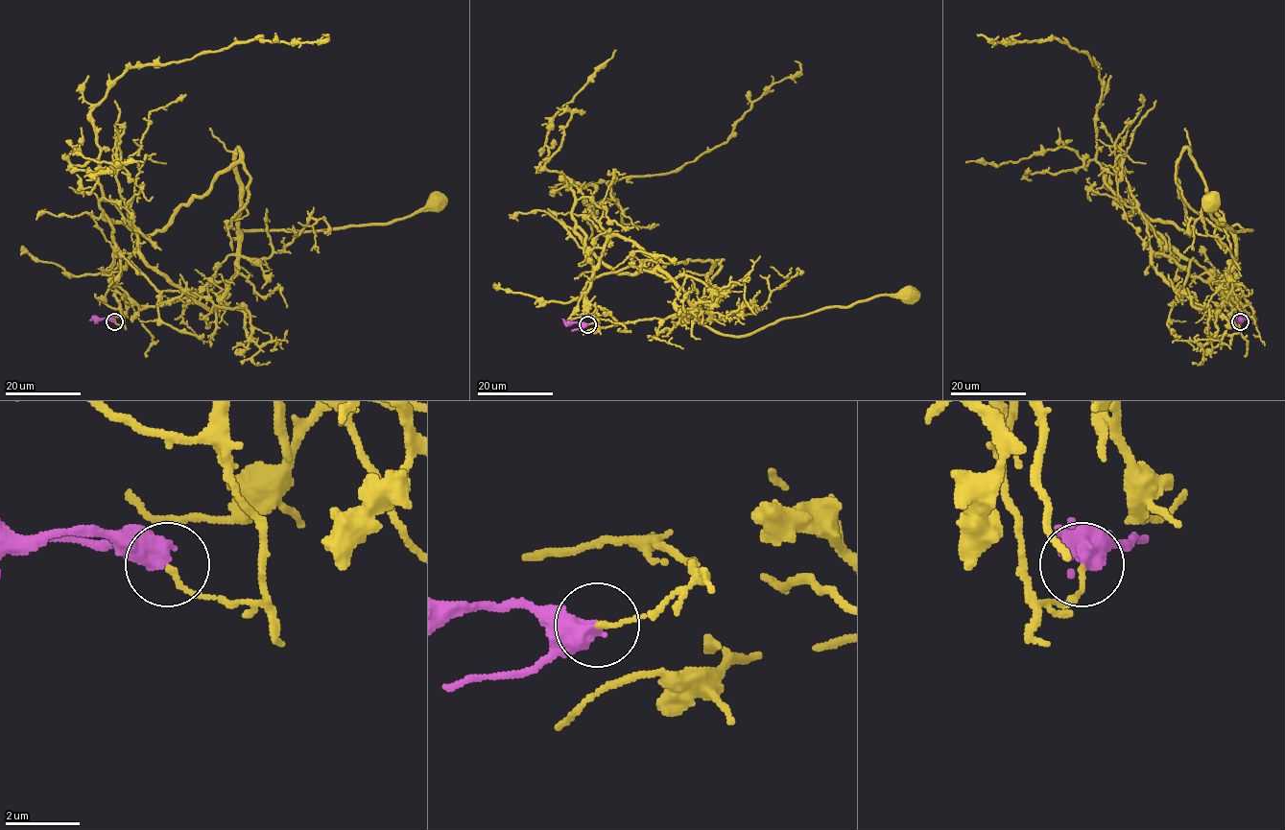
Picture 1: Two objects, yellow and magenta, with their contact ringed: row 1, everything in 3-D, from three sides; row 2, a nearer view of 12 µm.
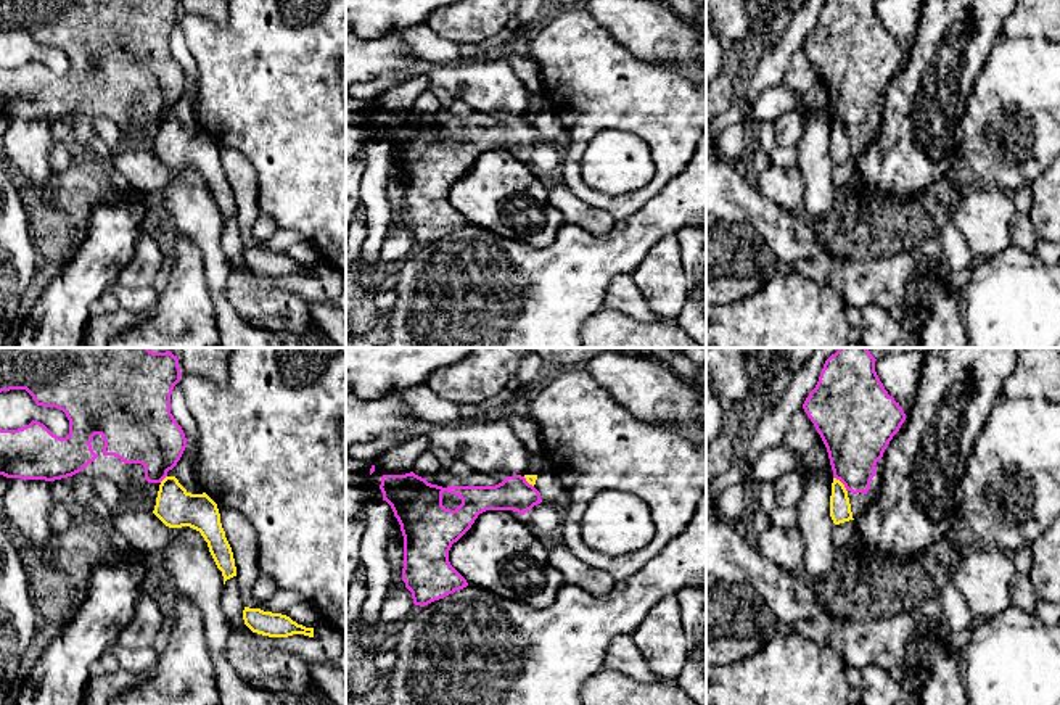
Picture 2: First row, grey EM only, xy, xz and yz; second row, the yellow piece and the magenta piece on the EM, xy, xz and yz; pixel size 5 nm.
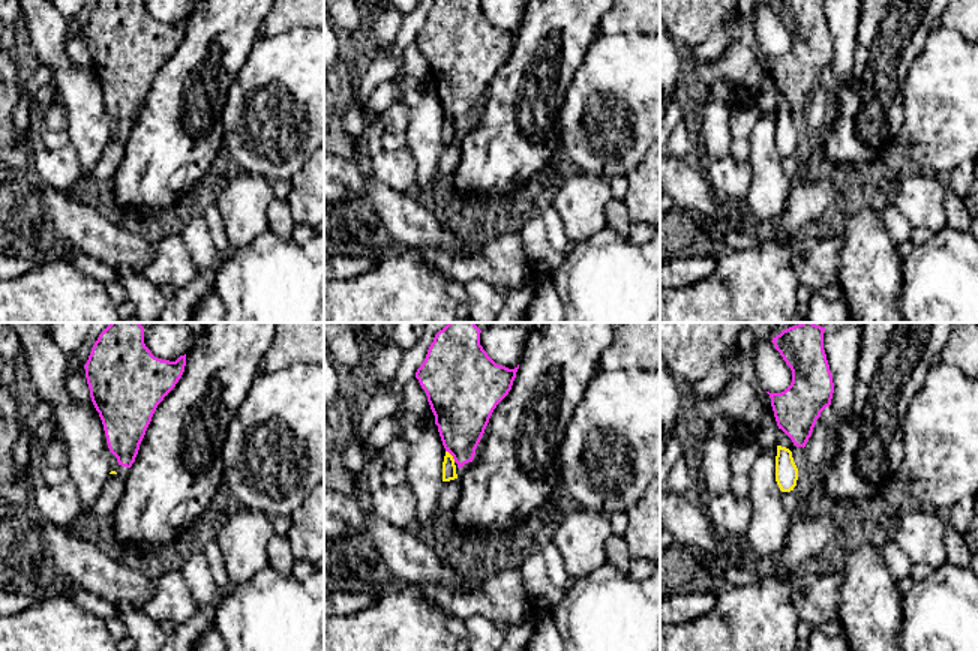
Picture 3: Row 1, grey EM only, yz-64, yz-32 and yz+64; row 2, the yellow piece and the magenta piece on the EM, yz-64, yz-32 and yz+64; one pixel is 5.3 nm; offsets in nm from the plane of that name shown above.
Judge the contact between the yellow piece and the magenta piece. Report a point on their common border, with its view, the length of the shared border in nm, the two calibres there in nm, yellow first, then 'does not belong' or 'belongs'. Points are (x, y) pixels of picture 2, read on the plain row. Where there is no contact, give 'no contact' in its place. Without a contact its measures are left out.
yz (842, 123) | 100 nm | 110/320 nm | does not belong

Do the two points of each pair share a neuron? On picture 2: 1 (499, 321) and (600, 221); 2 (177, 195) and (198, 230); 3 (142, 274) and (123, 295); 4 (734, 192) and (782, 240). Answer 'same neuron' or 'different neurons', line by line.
1: different neurons
2: same neuron
3: different neurons
4: same neuron

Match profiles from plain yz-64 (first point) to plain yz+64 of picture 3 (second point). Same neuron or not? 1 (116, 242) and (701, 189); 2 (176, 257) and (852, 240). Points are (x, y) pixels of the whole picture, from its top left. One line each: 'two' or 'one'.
1: one
2: two

